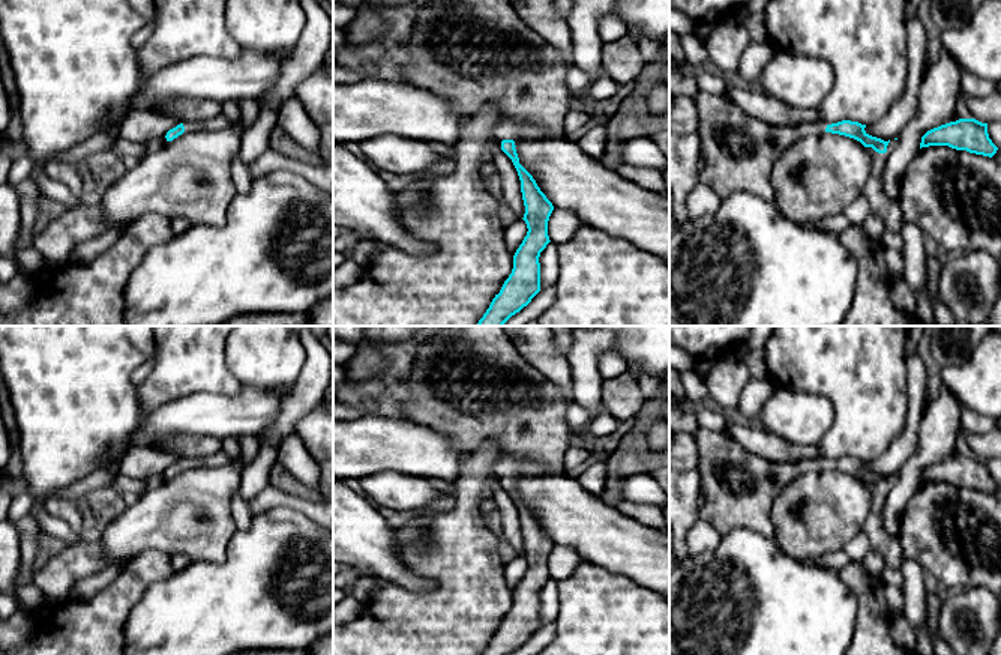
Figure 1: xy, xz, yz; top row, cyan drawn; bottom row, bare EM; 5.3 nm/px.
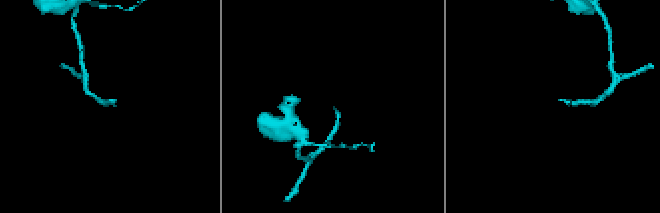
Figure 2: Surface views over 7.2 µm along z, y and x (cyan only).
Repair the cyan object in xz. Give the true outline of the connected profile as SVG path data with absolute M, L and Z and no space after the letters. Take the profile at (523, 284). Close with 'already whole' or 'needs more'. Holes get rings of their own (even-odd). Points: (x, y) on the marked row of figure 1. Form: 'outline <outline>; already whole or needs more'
outline M429 0L416 8L408 53L395 60L405 81L428 89L452 101L456 113L465 119L494 107L501 116L498 128L501 150L512 159L525 206L527 236L513 255L513 269L477 326L503 326L527 306L540 291L540 252L551 242L548 221L552 203L540 191L533 176L519 164L515 141L524 125L540 128L552 135L564 134L564 117L572 110L575 95L566 86L566 74L573 63L516 12L509 0Z; needs more

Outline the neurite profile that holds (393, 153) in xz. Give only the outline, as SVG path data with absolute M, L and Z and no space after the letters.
M380 135L360 143L363 159L374 168L395 174L425 174L446 155L435 152L429 143L399 135Z

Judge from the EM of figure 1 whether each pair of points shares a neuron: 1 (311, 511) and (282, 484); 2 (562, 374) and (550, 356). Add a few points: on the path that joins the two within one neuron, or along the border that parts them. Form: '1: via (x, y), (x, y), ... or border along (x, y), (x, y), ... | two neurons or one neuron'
1: border along (269, 482), (302, 498) | two neurons
2: via (557, 370), (550, 361) | one neuron

